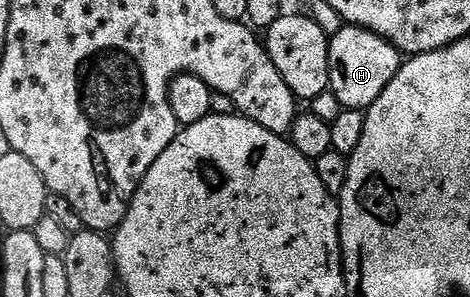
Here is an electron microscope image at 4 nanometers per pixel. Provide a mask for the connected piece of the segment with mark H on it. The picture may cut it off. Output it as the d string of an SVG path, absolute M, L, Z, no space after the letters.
M343 26L340 34L330 37L328 50L328 74L330 75L330 91L340 98L343 109L370 108L380 94L384 94L384 86L396 78L404 63L403 53L396 46L389 44L380 34L372 30L364 30L353 26Z

